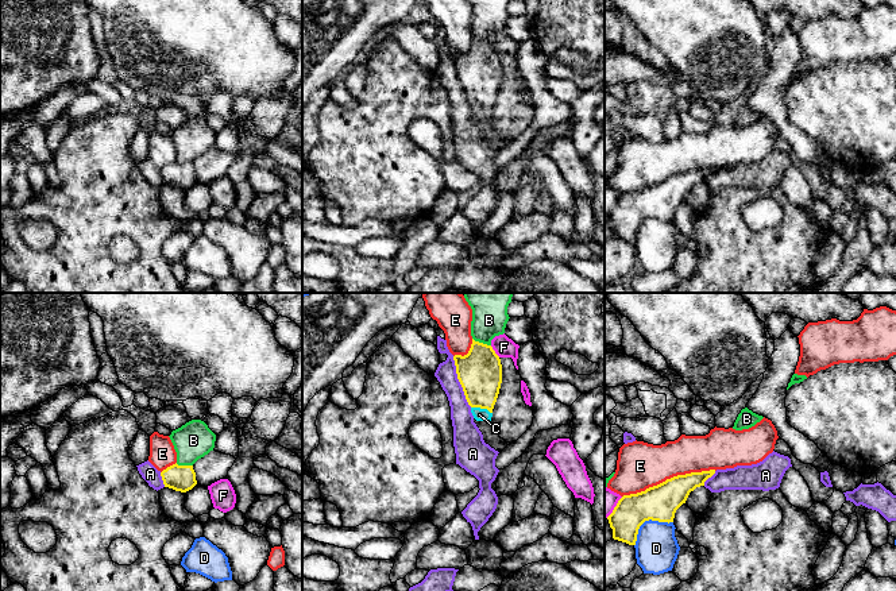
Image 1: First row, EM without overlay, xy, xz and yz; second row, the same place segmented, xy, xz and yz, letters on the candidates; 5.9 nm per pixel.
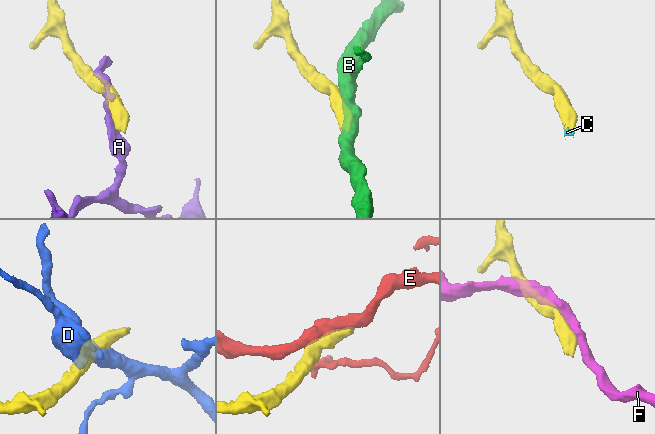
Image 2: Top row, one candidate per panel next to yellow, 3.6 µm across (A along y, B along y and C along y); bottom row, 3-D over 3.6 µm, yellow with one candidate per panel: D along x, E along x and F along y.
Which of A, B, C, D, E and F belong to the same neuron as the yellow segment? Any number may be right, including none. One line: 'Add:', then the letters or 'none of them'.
Add: C

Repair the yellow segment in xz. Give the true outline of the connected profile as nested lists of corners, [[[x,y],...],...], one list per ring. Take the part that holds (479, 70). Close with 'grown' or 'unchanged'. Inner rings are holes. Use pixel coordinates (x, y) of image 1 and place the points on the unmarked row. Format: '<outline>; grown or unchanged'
[[[475,39],[467,53],[453,54],[457,77],[466,97],[471,104],[474,120],[483,132],[483,138],[501,150],[507,140],[493,125],[491,115],[502,81],[502,62],[491,43]]]; grown

